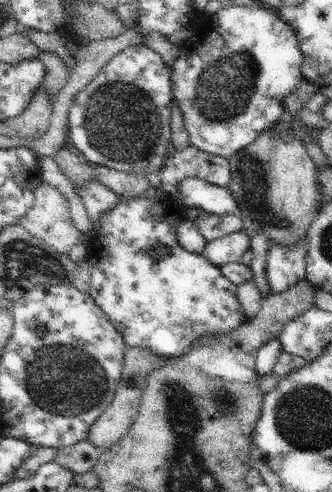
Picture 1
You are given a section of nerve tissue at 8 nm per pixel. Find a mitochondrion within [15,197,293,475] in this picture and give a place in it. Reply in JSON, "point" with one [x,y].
{"point":[70,385]}

